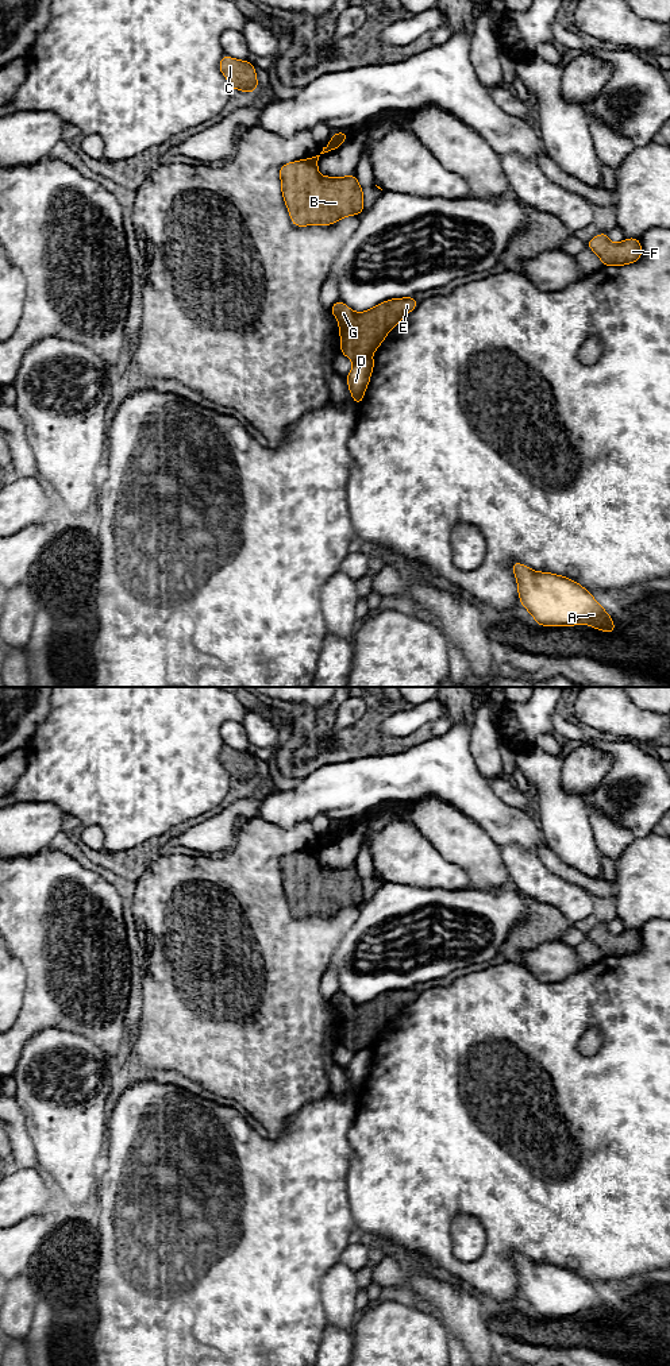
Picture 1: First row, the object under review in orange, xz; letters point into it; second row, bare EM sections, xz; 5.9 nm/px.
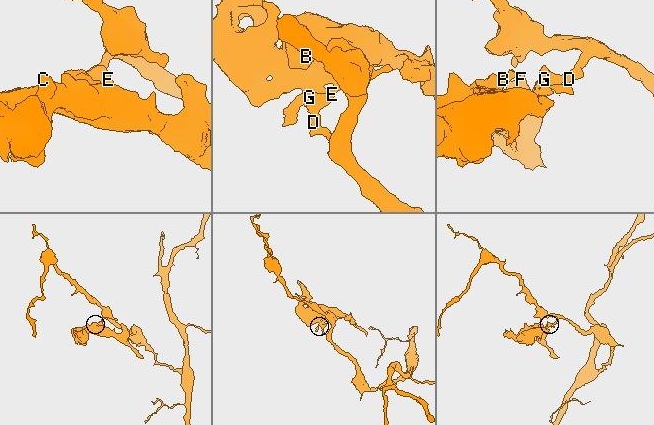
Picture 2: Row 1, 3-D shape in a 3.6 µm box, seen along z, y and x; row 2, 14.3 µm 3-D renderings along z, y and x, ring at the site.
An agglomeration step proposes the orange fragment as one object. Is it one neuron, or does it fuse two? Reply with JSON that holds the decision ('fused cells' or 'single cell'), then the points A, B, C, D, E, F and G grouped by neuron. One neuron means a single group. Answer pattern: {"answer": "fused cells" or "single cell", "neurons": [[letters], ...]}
{"answer": "fused cells", "neurons": [["A", "D"], ["B", "C", "E", "F", "G"]]}

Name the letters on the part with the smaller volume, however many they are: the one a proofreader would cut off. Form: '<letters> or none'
B, C, E, F, G

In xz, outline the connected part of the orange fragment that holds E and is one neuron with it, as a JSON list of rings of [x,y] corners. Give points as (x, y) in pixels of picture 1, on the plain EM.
[[[411,987],[388,991],[357,1004],[342,992],[336,992],[330,1002],[339,1014],[340,1043],[353,1053],[371,1047],[389,1022],[417,996]]]

